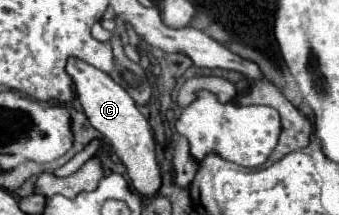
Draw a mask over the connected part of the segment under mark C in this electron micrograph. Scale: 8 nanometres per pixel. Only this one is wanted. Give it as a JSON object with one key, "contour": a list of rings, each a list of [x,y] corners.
{"contour":[[[70,59],[70,63],[66,65],[66,71],[74,79],[76,95],[84,107],[88,121],[92,123],[94,129],[98,129],[104,135],[104,139],[110,143],[114,153],[126,165],[134,189],[144,197],[152,197],[154,193],[158,193],[162,185],[162,177],[160,177],[160,165],[156,159],[156,141],[154,141],[150,123],[138,111],[128,91],[118,83],[114,83],[112,77],[106,75],[104,71],[98,71],[96,67],[90,67],[88,63],[82,63],[78,59]]]}

